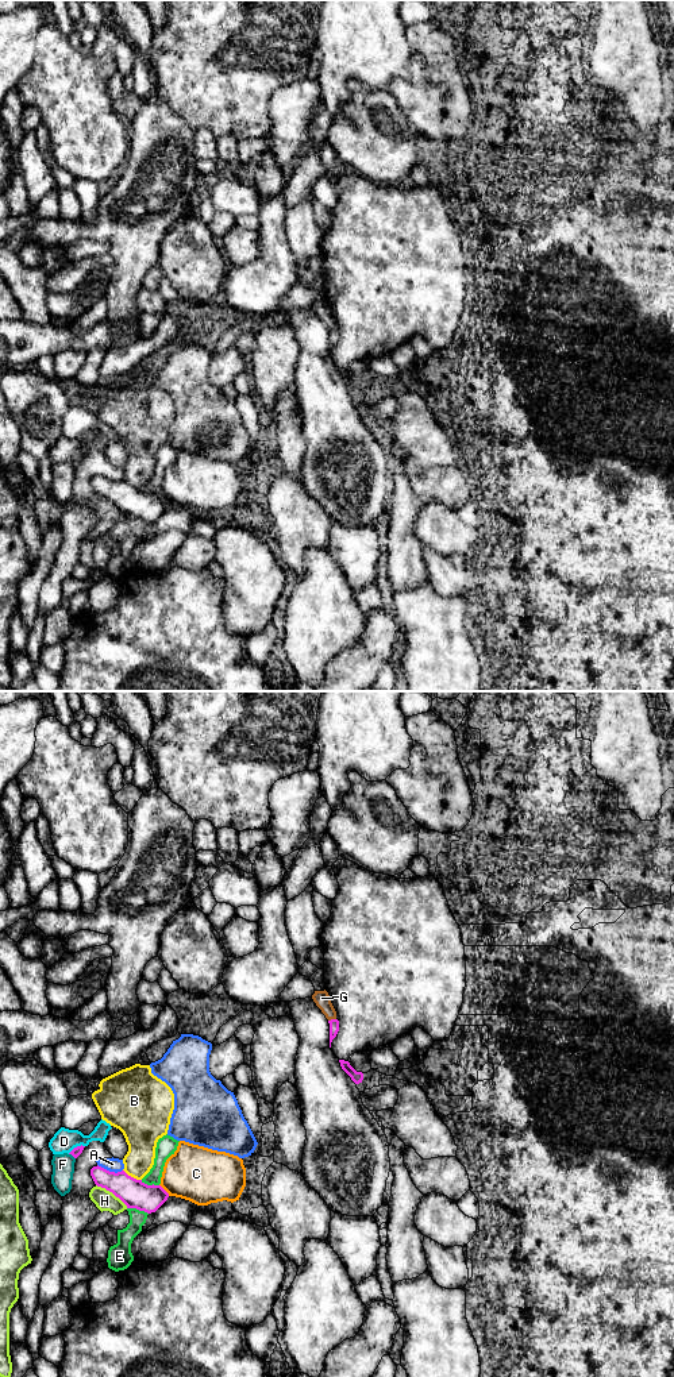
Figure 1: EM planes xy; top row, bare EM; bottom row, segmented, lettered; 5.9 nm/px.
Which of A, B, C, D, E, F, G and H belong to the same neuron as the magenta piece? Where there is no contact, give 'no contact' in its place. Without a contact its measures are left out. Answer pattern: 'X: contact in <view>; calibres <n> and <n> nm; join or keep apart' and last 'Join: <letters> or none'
A: contact in xy; calibres 170 and 80 nm; keep apart
B: contact in xy; calibres 170 and 190 nm; keep apart
C: contact in xy; calibres 170 and 340 nm; keep apart
D: contact in xy; calibres 60 and 140 nm; keep apart
E: contact in xy; calibres 170 and 100 nm; keep apart
F: contact in xy; calibres 60 and 130 nm; keep apart
G: contact in xy; calibres 60 and 90 nm; keep apart
H: contact in xy; calibres 170 and 120 nm; keep apart
Join: none

